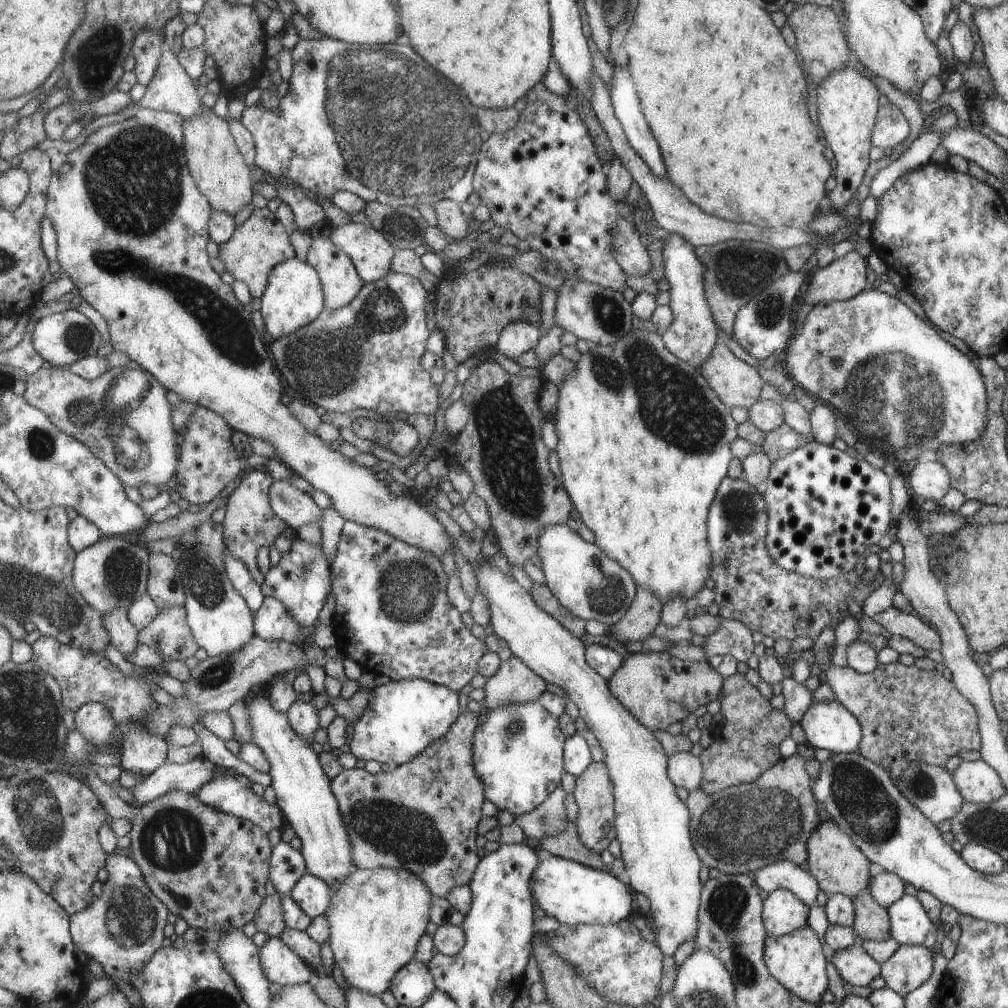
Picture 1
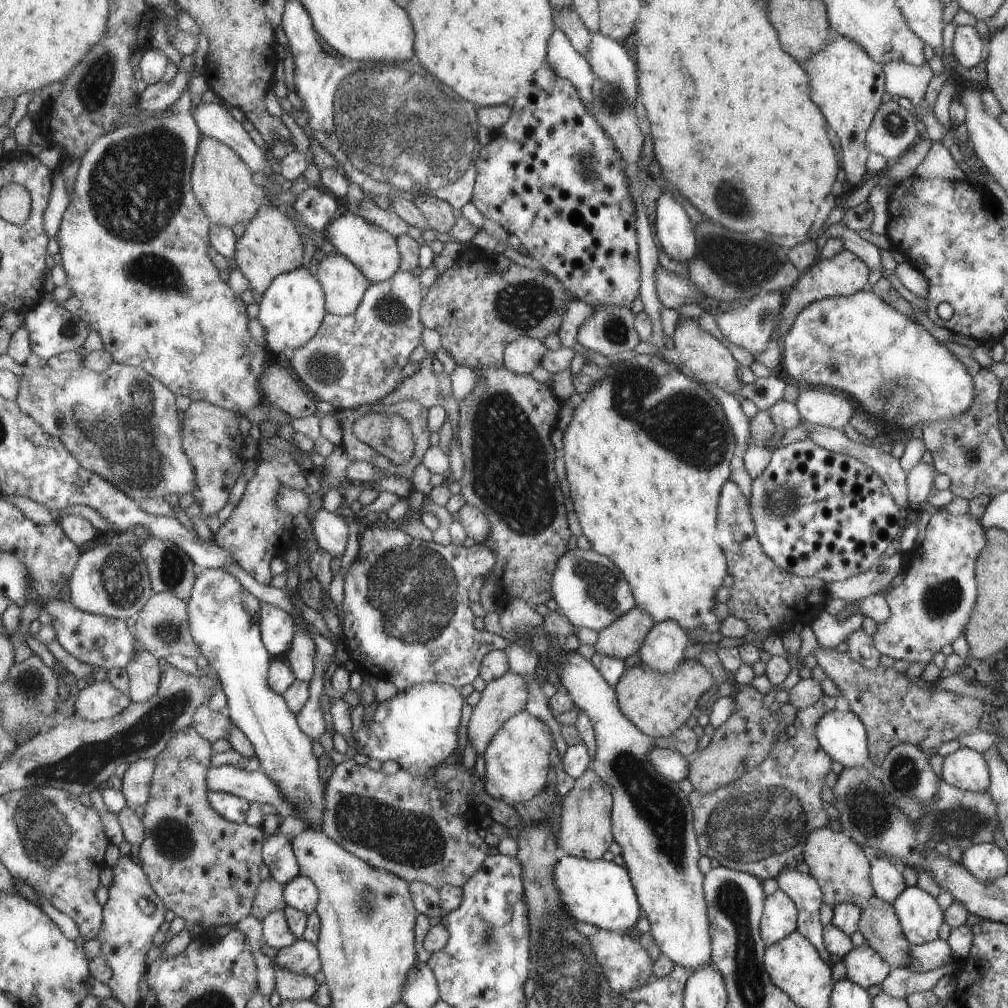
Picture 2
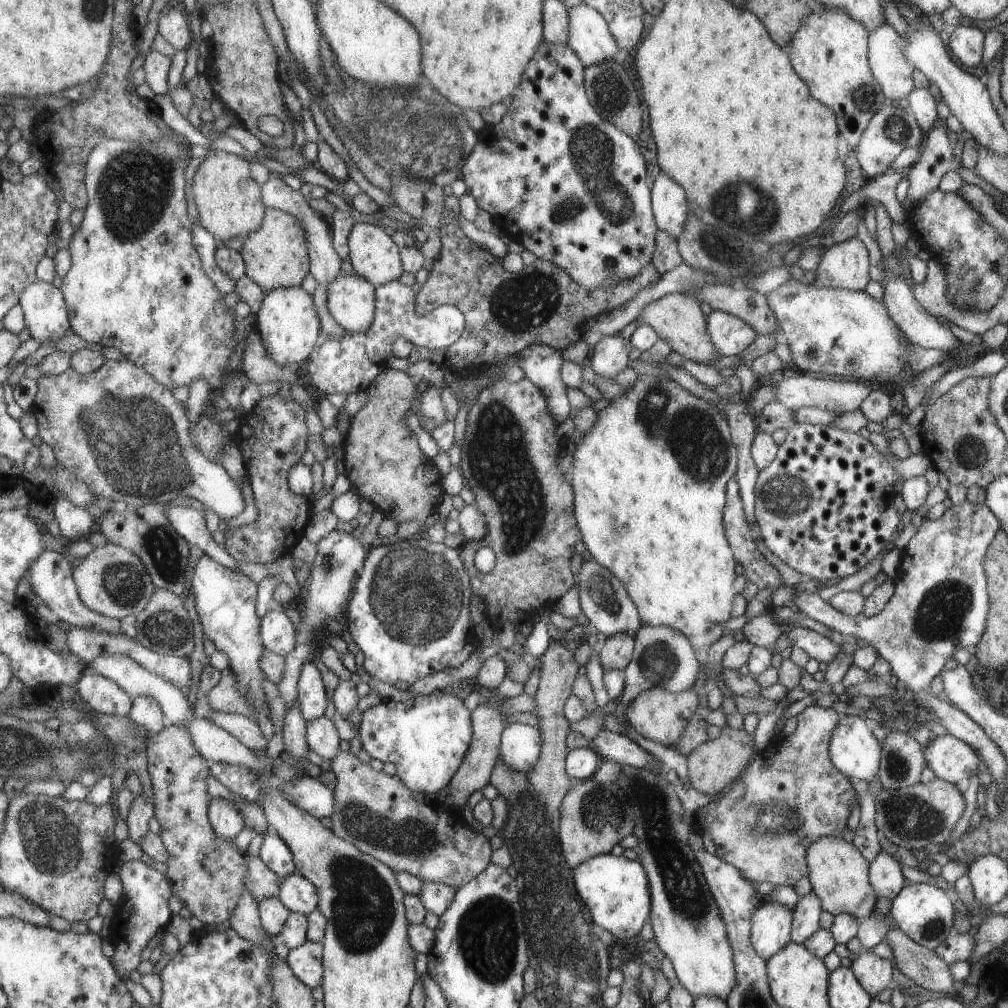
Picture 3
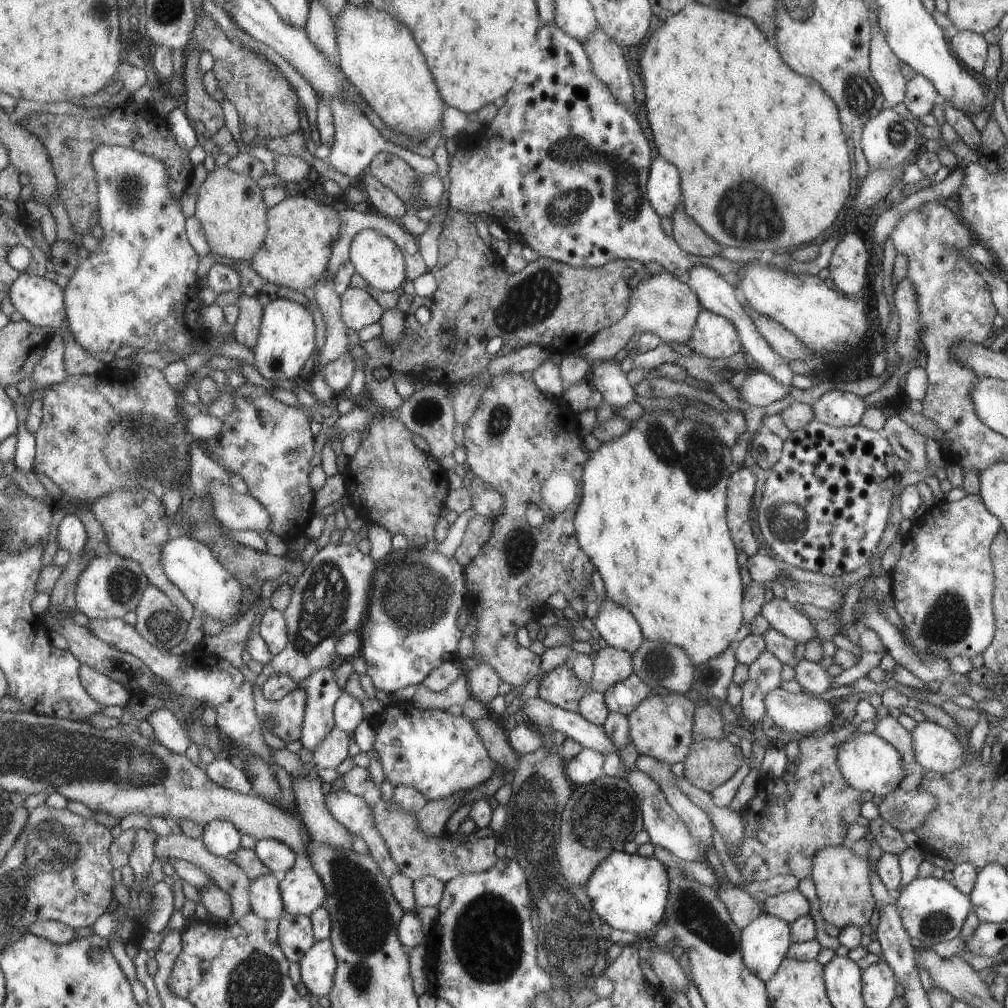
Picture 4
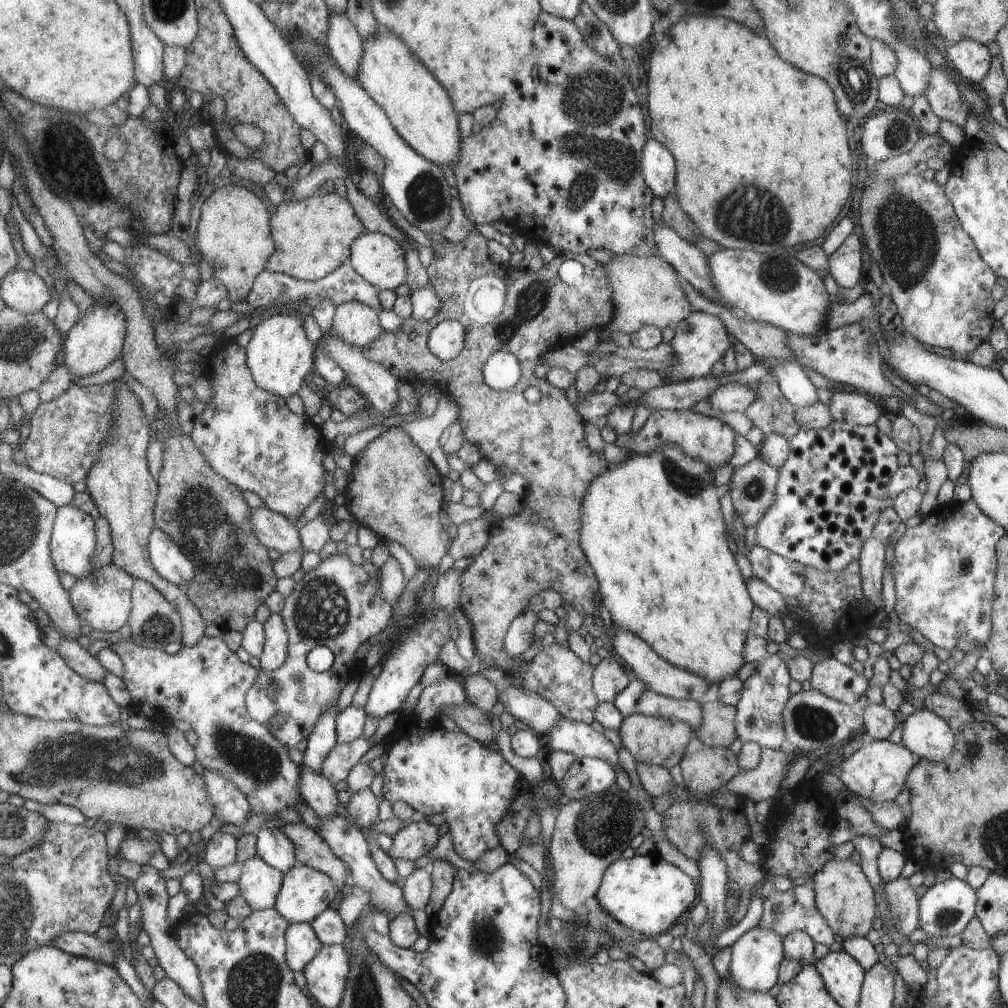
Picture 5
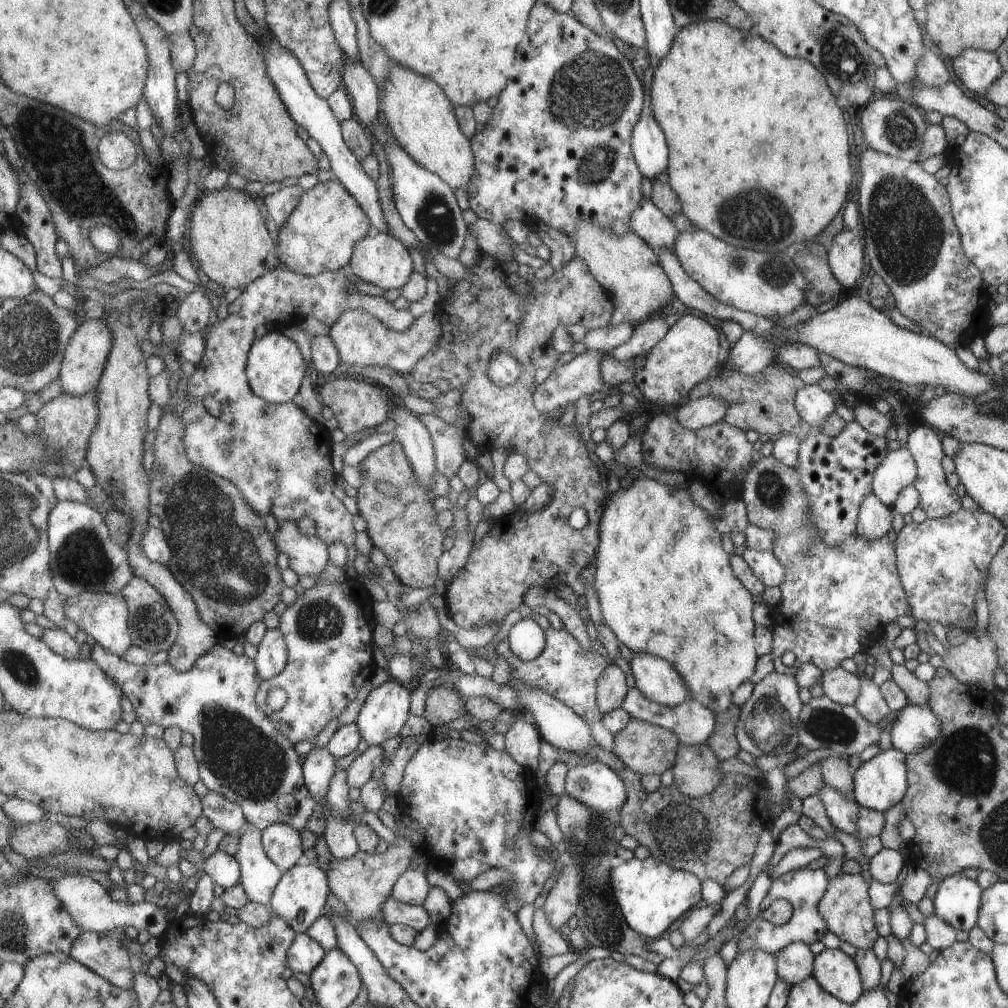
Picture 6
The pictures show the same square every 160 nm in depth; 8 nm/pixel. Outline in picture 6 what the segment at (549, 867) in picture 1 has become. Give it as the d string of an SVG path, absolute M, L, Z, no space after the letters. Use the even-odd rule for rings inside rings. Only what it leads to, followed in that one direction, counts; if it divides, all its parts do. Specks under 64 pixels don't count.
M651 856L645 860L633 857L611 868L609 884L612 885L615 901L626 924L647 940L661 937L661 932L669 928L675 918L701 900L697 876L683 870L673 870Z

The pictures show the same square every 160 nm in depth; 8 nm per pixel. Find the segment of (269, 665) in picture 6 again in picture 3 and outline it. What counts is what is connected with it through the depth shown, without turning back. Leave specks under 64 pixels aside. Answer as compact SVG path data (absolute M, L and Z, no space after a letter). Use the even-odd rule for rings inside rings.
M270 607L262 617L261 636L267 649L283 656L293 652L298 643L298 632L293 622L277 608Z

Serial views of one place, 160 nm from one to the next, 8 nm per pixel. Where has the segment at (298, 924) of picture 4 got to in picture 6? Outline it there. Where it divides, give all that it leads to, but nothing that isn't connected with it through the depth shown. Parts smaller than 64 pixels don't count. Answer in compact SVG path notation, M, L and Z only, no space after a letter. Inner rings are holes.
M298 934L288 951L288 967L293 973L311 975L313 970L323 962L326 954L325 948L312 940L309 934Z

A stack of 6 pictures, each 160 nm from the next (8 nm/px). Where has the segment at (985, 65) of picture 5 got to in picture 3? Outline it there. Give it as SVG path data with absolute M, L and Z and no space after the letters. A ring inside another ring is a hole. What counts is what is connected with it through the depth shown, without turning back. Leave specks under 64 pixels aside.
M957 25L950 32L949 48L951 54L963 66L977 66L982 62L982 50L985 44L985 33L976 26Z

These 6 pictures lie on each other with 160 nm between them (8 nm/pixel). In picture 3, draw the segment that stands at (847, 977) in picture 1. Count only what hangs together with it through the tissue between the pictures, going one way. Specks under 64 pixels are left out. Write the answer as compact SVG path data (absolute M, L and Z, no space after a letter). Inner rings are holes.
M862 949L851 961L849 968L871 999L875 999L881 990L891 987L894 967L889 960Z

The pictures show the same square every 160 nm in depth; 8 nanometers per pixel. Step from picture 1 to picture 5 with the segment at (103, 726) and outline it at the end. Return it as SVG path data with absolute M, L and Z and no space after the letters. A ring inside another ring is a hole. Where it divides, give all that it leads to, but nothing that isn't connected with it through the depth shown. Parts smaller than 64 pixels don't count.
M65 638L57 650L75 672L89 680L105 682L105 666L96 658L91 646L81 646L79 642Z

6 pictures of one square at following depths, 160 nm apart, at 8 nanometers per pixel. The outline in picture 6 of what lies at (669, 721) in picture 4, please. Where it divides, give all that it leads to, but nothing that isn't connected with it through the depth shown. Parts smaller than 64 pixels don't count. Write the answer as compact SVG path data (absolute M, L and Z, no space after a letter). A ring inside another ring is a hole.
M631 718L624 728L612 735L612 753L621 761L621 764L629 770L633 770L639 776L655 774L661 775L667 769L674 767L677 758L679 741L675 733L665 728L659 728L653 724Z

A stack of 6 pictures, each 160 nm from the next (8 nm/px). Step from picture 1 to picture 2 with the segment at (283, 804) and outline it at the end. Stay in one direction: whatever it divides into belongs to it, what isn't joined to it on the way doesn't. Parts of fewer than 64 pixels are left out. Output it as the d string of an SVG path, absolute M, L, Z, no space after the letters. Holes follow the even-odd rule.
M204 569L198 570L198 575L196 577L196 581L194 582L194 587L192 590L192 595L187 600L188 603L188 611L190 612L190 629L192 635L194 636L195 642L199 645L199 648L202 650L203 656L205 656L206 660L209 662L209 666L211 666L217 673L221 680L221 684L223 685L223 690L227 696L227 706L230 710L230 717L232 718L232 722L237 725L243 732L249 737L249 740L253 743L253 746L256 748L256 756L260 758L263 772L266 773L267 776L273 782L278 783L279 788L282 790L282 795L286 797L289 803L294 804L298 807L298 816L306 820L306 826L317 828L322 830L324 815L326 814L326 782L323 780L320 771L320 760L319 757L315 756L315 752L313 752L313 744L314 740L306 733L303 732L303 729L299 726L298 717L292 711L292 708L287 704L287 699L285 696L280 695L278 692L275 692L275 689L271 688L269 675L270 675L270 664L273 662L273 657L271 653L268 651L266 644L263 642L262 630L261 630L261 615L262 615L262 605L263 603L257 598L257 596L253 596L235 576L229 574L229 572L223 569Z

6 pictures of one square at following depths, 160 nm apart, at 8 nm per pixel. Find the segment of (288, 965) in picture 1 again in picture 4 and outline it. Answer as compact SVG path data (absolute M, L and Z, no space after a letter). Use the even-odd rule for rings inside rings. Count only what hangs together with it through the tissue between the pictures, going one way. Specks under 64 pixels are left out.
M331 939L317 941L299 962L301 982L314 995L329 996L338 964Z

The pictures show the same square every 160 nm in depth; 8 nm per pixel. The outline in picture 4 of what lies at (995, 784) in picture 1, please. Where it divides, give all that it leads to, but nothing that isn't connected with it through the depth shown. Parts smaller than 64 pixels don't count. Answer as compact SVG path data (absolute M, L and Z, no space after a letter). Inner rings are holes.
M927 720L913 723L908 729L913 758L926 771L951 772L963 764L966 752L949 730Z

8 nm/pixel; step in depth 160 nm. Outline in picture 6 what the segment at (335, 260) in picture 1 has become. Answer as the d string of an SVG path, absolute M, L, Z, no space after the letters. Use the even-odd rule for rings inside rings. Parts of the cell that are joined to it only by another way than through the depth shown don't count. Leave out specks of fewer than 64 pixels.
M349 309L343 312L343 316L331 327L330 338L335 342L339 350L341 362L347 366L387 366L400 373L409 386L411 394L421 397L426 401L432 401L445 392L440 392L431 383L419 382L413 378L411 370L415 364L421 362L423 356L427 356L431 350L435 350L435 344L439 344L443 336L443 322L439 318L439 312L432 310L424 313L417 322L405 332L397 332L389 329L379 318L361 309Z

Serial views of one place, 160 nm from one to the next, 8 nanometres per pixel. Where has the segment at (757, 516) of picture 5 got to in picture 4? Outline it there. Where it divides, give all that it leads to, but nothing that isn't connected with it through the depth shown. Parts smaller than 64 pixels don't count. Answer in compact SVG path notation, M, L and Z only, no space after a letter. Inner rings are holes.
M739 465L727 484L727 525L735 538L735 548L747 556L757 552L749 519L755 482L756 477L750 469Z

